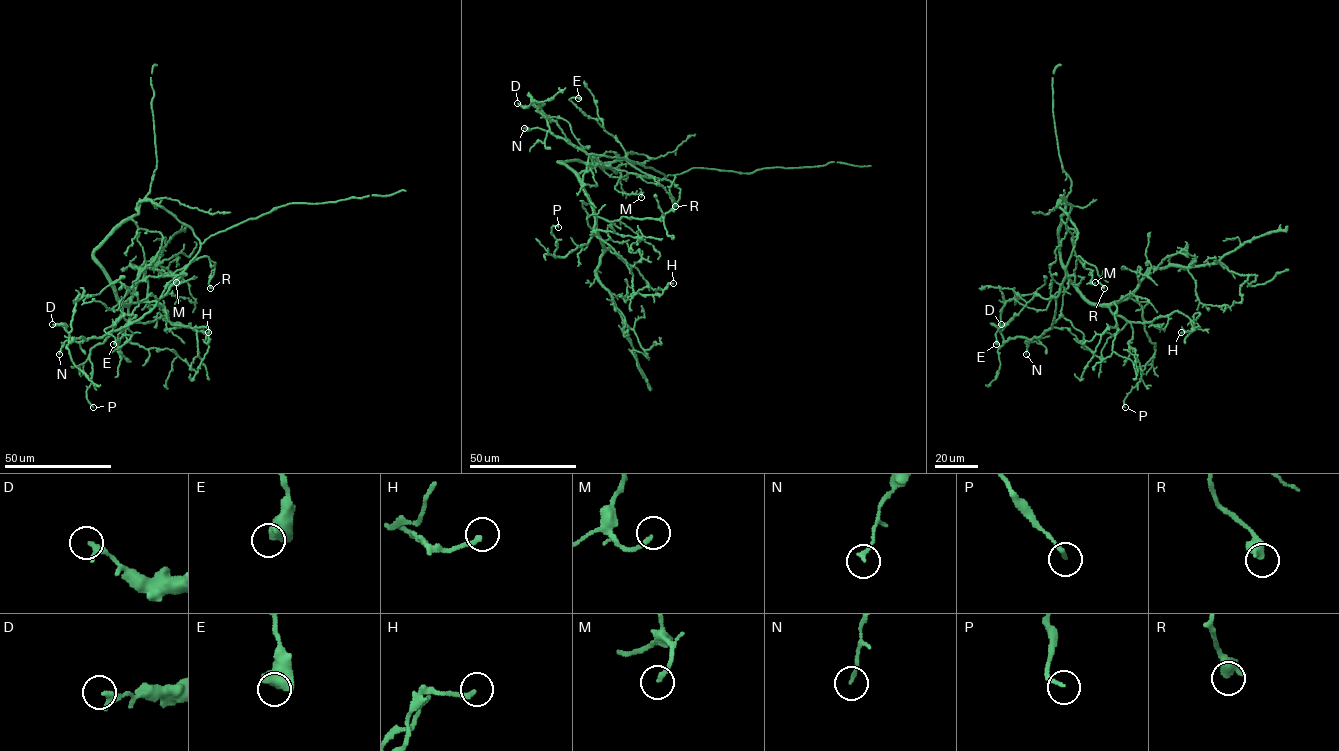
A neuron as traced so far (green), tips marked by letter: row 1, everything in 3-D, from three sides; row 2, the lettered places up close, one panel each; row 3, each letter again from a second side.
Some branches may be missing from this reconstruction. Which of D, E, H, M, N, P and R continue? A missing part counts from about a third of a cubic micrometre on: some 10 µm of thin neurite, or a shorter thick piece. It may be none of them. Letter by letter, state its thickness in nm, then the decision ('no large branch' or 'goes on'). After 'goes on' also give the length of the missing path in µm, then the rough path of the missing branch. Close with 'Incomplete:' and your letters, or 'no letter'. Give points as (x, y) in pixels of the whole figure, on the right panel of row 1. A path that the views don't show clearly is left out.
D: 280 nm | no large branch
E: 600 nm | no large branch
H: 200 nm | no large branch
M: 180 nm | no large branch
N: 170 nm | no large branch
P: 170 nm | no large branch
R: 500 nm | no large branch
Incomplete: no letter

